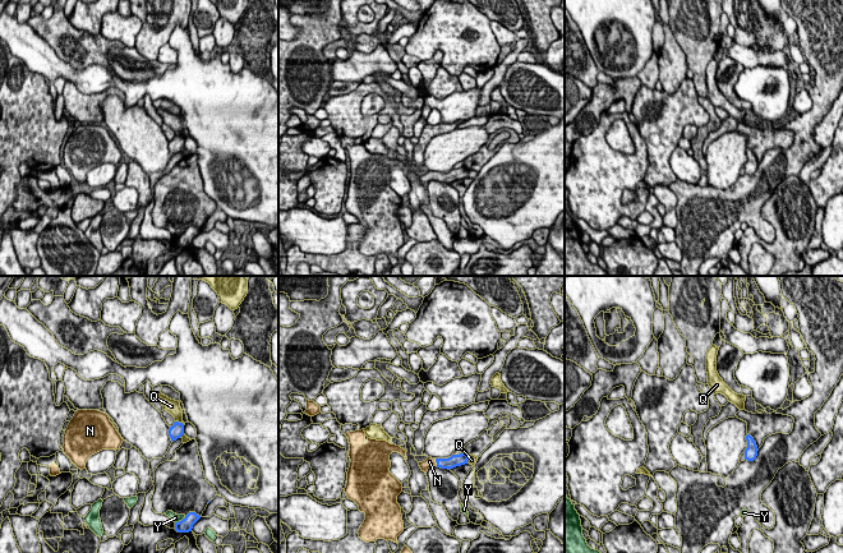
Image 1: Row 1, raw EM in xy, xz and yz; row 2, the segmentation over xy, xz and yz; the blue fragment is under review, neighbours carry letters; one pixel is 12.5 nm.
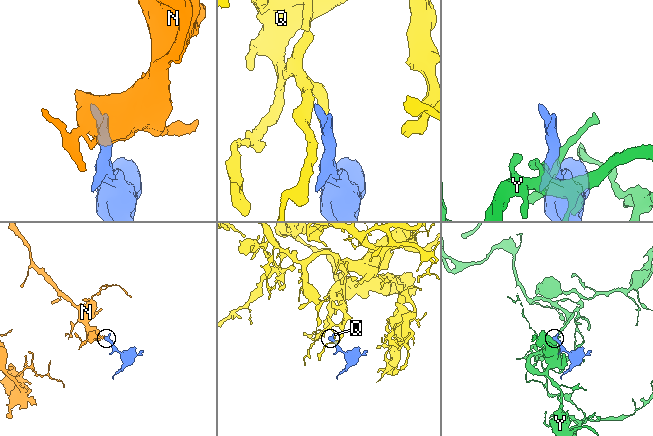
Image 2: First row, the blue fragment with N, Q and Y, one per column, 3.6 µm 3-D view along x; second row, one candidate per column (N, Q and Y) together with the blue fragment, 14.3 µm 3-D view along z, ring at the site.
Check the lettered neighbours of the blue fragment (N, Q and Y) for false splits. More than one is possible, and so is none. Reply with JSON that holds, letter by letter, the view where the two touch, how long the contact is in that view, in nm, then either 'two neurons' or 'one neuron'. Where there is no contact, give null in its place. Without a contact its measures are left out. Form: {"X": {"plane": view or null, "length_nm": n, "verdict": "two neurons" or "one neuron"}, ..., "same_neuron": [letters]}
{"N": {"plane": "xz", "length_nm": 100, "verdict": "one neuron"}, "Q": {"plane": "xy", "length_nm": 140, "verdict": "two neurons"}, "Y": {"plane": "xy", "length_nm": 170, "verdict": "two neurons"}, "same_neuron": ["N"]}

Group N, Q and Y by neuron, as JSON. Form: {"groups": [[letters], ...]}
{"groups": [["N"], ["Q"], ["Y"]]}

